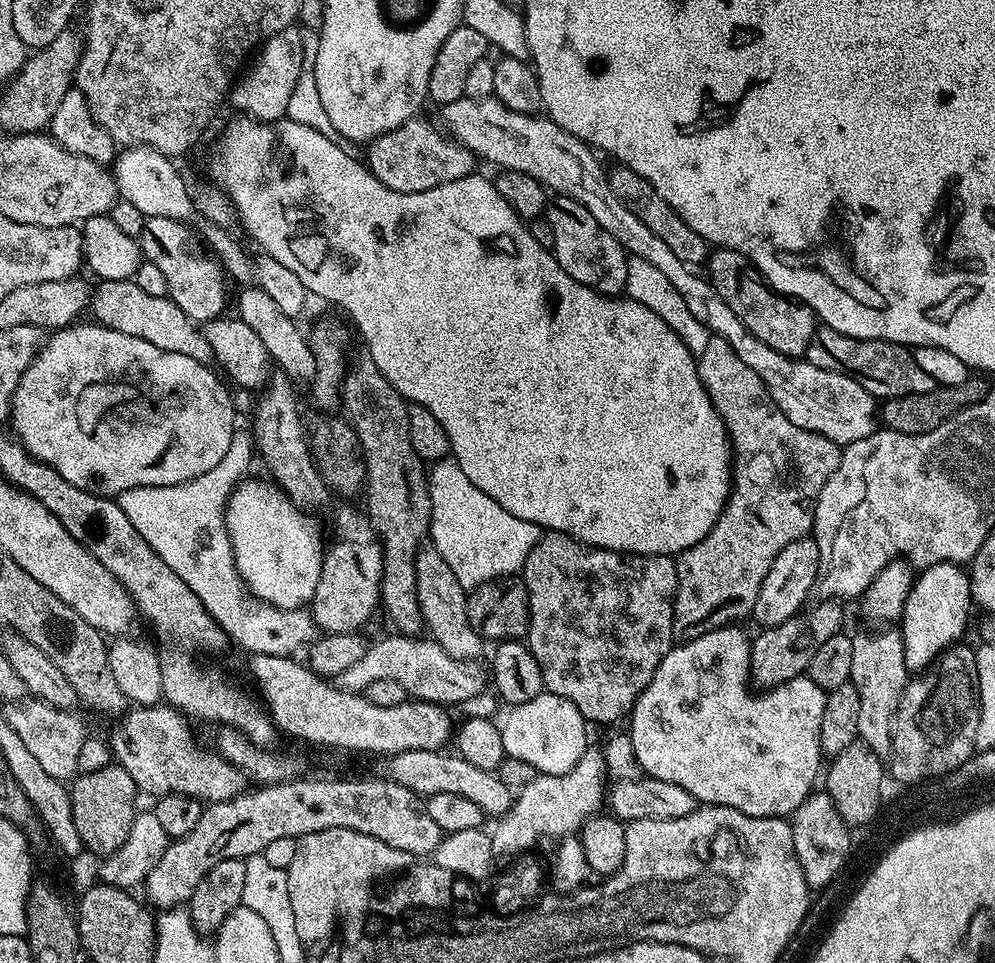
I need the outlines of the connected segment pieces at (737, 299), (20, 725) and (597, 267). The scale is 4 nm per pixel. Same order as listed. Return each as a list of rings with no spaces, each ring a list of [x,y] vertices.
[[[716,248],[706,261],[706,269],[707,268],[707,279],[710,281],[712,287],[716,289],[716,293],[724,299],[726,306],[730,306],[730,310],[734,310],[734,314],[738,314],[742,326],[746,326],[746,330],[750,330],[750,334],[754,334],[754,338],[762,338],[762,342],[766,342],[766,346],[778,350],[778,354],[786,354],[793,358],[800,358],[807,353],[812,337],[816,335],[818,321],[806,305],[797,303],[797,301],[782,296],[773,290],[773,288],[768,285],[767,280],[760,275],[760,271],[752,265],[750,258],[743,256],[738,250]]]
[[[16,702],[7,709],[6,715],[10,726],[22,738],[23,745],[34,754],[50,777],[68,782],[77,775],[76,759],[78,750],[82,750],[82,742],[86,738],[84,724],[75,715],[75,711],[67,708],[55,708],[43,702]]]
[[[557,195],[547,205],[546,218],[550,222],[550,227],[554,229],[554,246],[551,251],[554,253],[556,261],[574,278],[574,282],[585,284],[603,296],[620,296],[626,286],[626,270],[630,259],[623,246],[614,242],[602,226],[582,206],[573,196]]]

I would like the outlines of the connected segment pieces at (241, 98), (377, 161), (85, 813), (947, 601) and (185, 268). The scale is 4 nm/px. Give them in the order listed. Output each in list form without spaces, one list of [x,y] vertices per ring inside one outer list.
[[[293,26],[264,41],[259,51],[255,53],[257,56],[252,69],[248,73],[245,71],[231,89],[230,104],[232,100],[238,113],[250,116],[257,122],[271,122],[287,117],[290,94],[294,94],[294,86],[298,86],[298,78],[306,66],[303,34],[305,35],[299,27]]]
[[[420,119],[407,120],[402,126],[382,134],[367,145],[366,163],[368,169],[374,174],[374,178],[378,178],[378,182],[382,182],[382,186],[386,186],[390,190],[414,194],[422,190],[434,190],[434,186],[446,186],[446,182],[454,182],[463,176],[471,176],[477,171],[478,158],[470,149],[452,139],[447,132],[441,130],[435,123],[432,125],[430,121]]]
[[[113,762],[102,770],[77,775],[71,781],[70,791],[74,826],[88,852],[90,850],[96,858],[103,858],[118,850],[126,838],[130,838],[130,830],[138,811],[138,789],[134,778],[130,778],[130,774],[126,774],[126,770],[119,764]]]
[[[935,564],[923,569],[913,579],[910,598],[906,598],[904,615],[898,621],[900,637],[904,639],[904,653],[909,673],[919,674],[932,663],[936,657],[941,656],[945,650],[961,639],[960,636],[968,628],[968,615],[974,612],[972,599],[972,582],[969,573],[959,564]]]
[[[170,217],[145,219],[144,229],[138,237],[143,259],[162,269],[168,287],[167,297],[182,310],[182,314],[197,322],[219,320],[225,315],[224,307],[228,304],[228,288],[224,285],[226,273],[215,255],[200,249],[201,241],[196,241],[188,228],[185,221]]]

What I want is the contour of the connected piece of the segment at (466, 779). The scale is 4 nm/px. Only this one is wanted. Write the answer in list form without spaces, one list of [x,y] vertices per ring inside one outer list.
[[[448,750],[400,752],[387,761],[387,775],[395,784],[406,786],[421,798],[434,794],[462,794],[462,798],[470,798],[470,802],[474,802],[482,809],[488,818],[502,817],[512,809],[514,792],[511,792],[502,781],[496,780],[498,778],[496,772],[478,770],[478,766],[470,766],[470,762],[466,762],[460,755],[449,752]]]

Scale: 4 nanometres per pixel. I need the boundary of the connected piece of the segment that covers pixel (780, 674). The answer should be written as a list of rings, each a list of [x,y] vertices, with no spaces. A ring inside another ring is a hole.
[[[821,600],[805,607],[796,615],[786,618],[786,622],[778,626],[760,630],[760,633],[751,641],[751,683],[757,689],[771,690],[798,676],[805,675],[810,666],[810,658],[814,658],[814,654],[822,647],[822,642],[841,635],[843,628],[840,627],[844,624],[844,608],[843,603]]]

